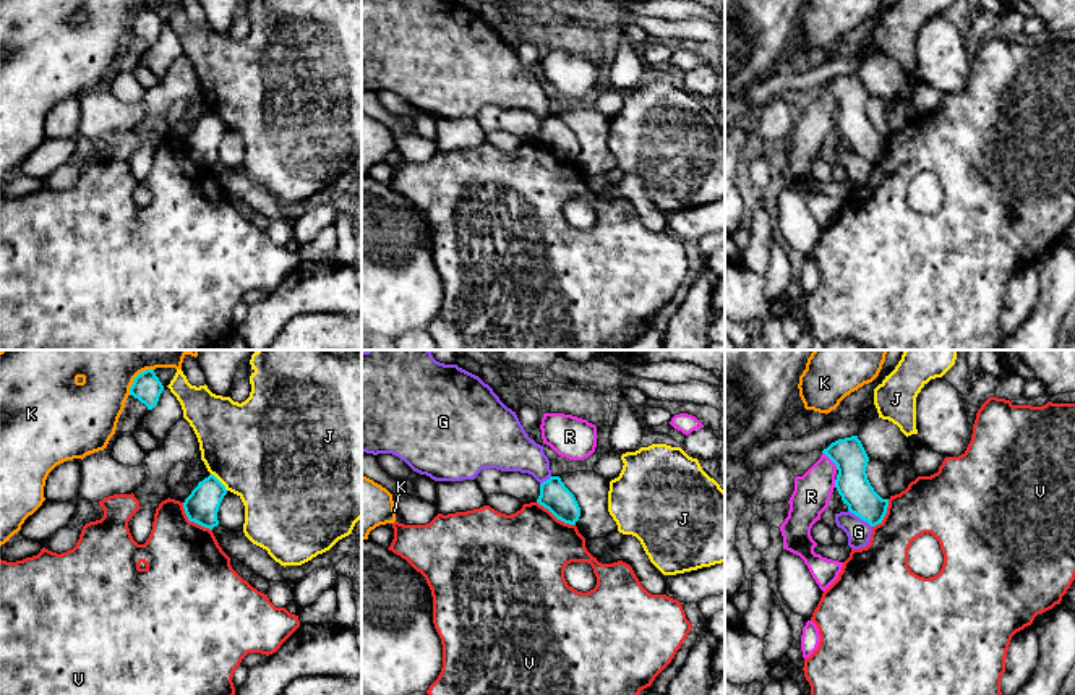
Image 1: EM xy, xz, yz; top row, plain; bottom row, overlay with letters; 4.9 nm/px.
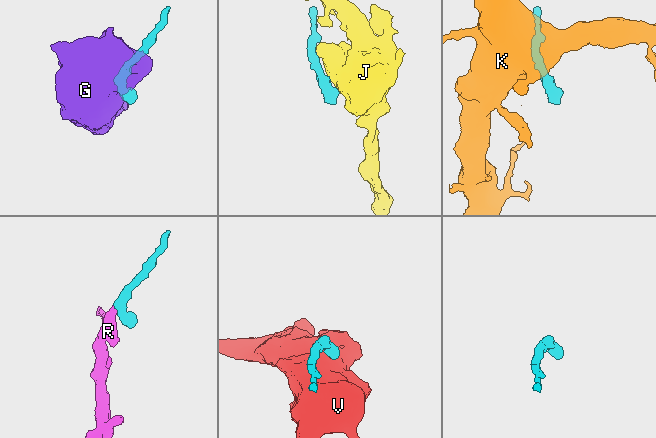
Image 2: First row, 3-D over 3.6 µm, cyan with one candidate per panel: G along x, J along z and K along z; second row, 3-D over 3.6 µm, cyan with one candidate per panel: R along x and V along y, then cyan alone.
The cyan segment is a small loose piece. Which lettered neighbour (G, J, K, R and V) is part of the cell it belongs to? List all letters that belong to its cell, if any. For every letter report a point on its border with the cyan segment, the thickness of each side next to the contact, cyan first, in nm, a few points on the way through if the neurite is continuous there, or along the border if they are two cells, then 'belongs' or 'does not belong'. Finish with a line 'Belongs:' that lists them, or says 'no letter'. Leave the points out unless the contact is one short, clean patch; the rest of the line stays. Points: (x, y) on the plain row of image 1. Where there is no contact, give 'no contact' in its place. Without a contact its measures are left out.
G: meets cyan in yz at (860, 154); 160 nm thick on the cyan side, 120 nm on the other; border along yz (848, 146), (871, 164); does not belong
J: meets cyan in xy at (219, 119); 170 nm thick on the cyan side, 500 nm on the other; does not belong
K: meets cyan in xy at (135, 15); 150 nm thick on the cyan side, 280 nm on the other; border along xy (153, 5), (143, 7), (135, 15), (128, 31); does not belong
R: meets cyan in yz at (830, 96); 160 nm thick on the cyan side, 190 nm on the other; runs through yz (848, 91), (830, 96), (811, 133); belongs
V: meets cyan in xy at (192, 157); 170 nm thick on the cyan side, 400 nm on the other; border along xy (182, 140), (184, 149), (190, 157), (211, 167); does not belong
Belongs: R

